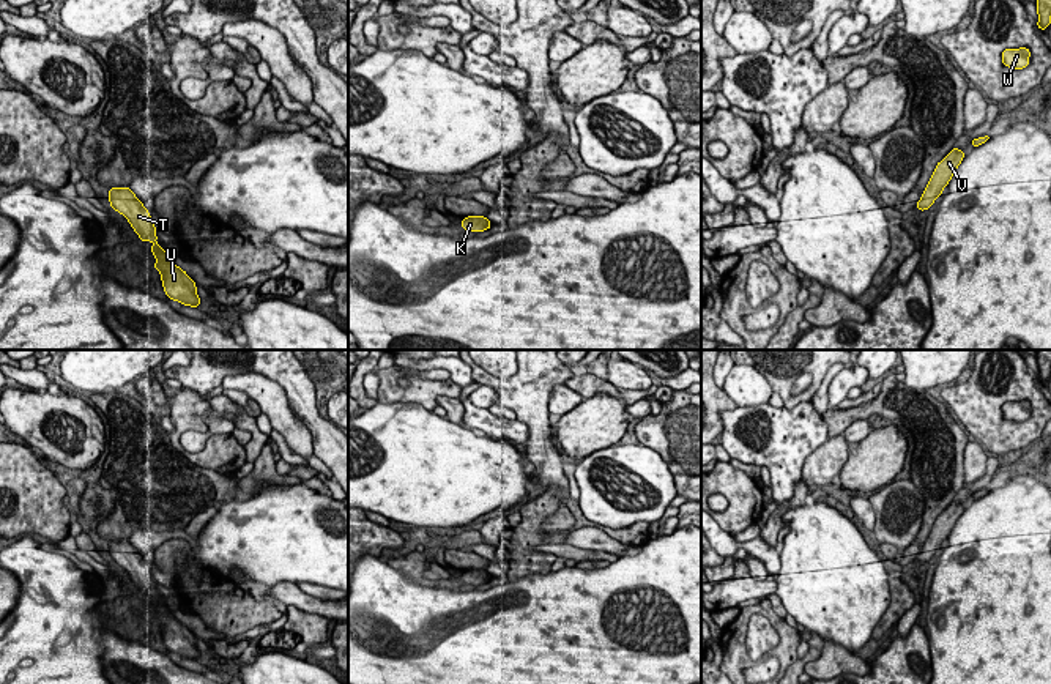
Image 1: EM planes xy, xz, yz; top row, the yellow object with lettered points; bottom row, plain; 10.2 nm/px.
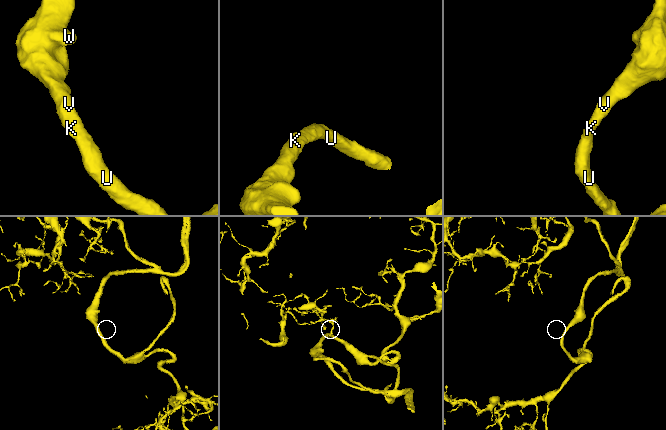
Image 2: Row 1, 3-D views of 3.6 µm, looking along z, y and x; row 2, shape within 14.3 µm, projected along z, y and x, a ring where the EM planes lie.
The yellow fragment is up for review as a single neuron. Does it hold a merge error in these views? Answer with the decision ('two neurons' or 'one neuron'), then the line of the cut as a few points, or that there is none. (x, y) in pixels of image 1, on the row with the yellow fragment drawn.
one neuron; cut none

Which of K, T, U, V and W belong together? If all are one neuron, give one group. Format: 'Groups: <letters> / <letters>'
Groups: K T U V W

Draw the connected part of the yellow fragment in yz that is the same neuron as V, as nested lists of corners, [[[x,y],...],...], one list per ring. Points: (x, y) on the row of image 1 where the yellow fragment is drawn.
[[[953,147],[952,151],[941,162],[938,162],[922,199],[917,202],[919,211],[930,210],[934,199],[942,195],[942,189],[949,184],[964,156],[966,154],[961,150]]]

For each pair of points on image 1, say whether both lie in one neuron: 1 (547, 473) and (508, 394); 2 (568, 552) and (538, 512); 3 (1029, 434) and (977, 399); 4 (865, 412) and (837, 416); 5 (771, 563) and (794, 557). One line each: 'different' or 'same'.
1: same
2: different
3: same
4: same
5: different

